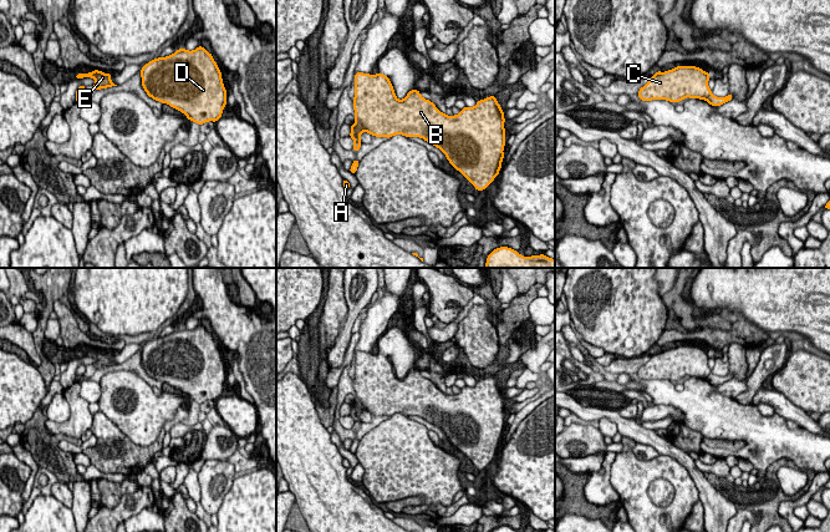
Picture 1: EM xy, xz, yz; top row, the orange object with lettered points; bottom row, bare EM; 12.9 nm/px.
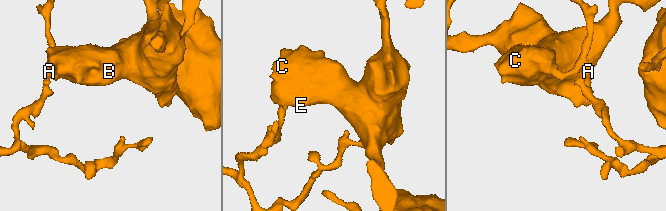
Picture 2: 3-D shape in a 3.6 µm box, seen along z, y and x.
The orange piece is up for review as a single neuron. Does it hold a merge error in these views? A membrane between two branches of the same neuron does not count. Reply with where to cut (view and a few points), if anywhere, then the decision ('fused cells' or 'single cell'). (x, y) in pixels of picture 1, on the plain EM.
yz (711, 371), (706, 379) | fused cells

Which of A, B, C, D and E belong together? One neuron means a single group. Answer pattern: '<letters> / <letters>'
A / B C D E

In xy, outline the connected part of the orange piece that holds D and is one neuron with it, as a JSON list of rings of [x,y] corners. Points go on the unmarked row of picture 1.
[[[203,325],[154,338],[142,346],[141,356],[149,376],[180,390],[199,405],[221,396],[228,371],[213,334]]]

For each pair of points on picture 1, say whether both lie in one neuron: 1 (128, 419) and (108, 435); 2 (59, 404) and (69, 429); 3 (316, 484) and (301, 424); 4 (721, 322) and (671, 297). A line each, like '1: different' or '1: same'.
1: different
2: different
3: same
4: same

